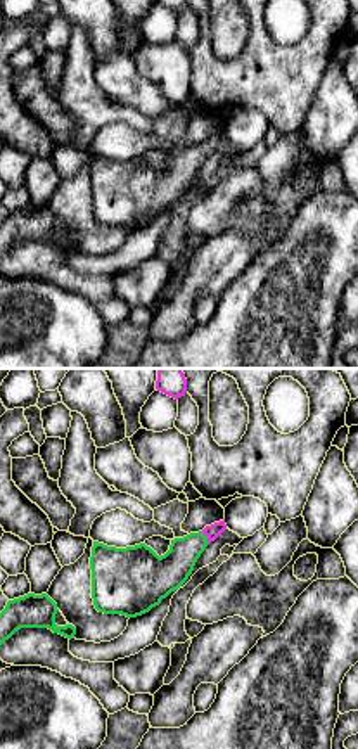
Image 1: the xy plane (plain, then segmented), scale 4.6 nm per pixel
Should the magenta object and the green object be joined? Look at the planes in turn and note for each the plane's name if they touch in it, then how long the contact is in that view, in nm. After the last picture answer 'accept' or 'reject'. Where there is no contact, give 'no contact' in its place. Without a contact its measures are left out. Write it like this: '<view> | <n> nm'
xy | 80 nm

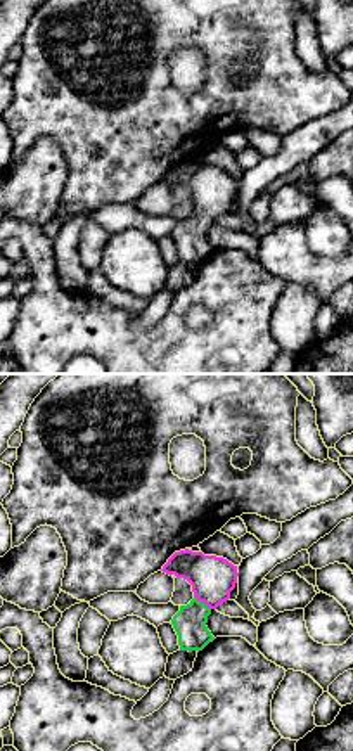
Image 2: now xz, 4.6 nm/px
xz | 100 nm

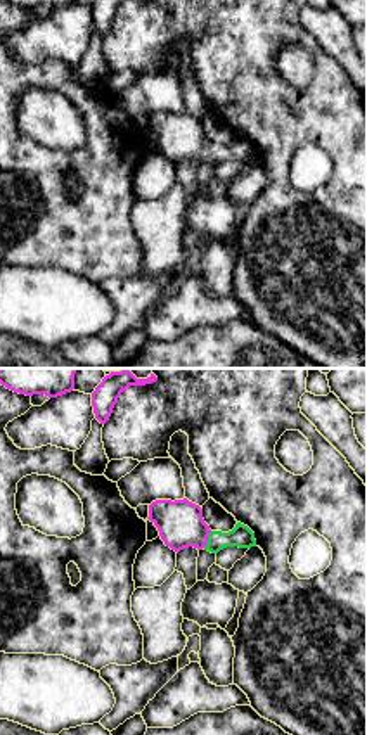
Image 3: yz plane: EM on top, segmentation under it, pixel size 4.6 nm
yz | 90 nm

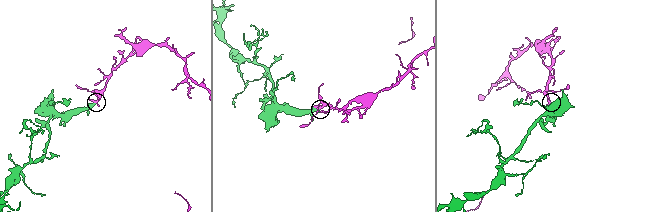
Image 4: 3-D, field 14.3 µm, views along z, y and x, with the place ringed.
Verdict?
accept

